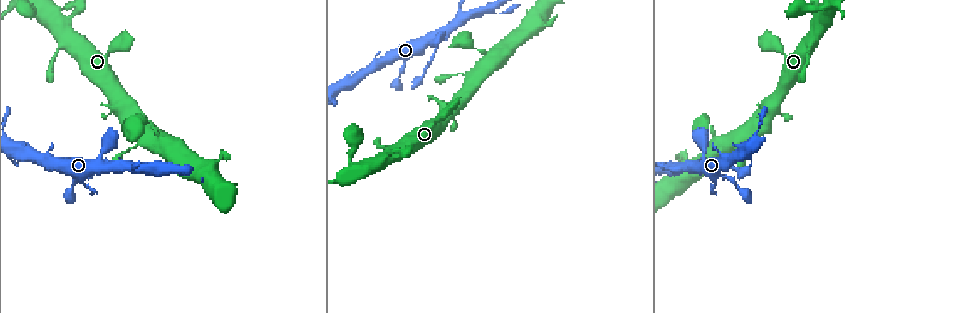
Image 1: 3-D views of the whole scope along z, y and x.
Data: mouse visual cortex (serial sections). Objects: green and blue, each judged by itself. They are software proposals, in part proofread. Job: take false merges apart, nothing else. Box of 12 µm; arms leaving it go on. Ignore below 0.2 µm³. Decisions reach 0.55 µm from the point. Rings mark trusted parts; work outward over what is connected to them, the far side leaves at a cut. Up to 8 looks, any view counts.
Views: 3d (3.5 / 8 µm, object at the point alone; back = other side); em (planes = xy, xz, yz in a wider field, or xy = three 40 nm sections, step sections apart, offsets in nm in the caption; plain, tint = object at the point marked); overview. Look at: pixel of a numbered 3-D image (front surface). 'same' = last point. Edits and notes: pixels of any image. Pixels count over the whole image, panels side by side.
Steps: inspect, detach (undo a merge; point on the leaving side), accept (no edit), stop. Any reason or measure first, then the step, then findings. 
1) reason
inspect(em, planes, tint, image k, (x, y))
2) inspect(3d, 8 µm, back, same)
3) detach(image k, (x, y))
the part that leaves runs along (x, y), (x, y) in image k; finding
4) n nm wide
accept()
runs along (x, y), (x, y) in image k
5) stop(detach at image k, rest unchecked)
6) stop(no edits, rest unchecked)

thick turns thin
inspect(em, xy, step 3, tint, image 1, (469, 42))

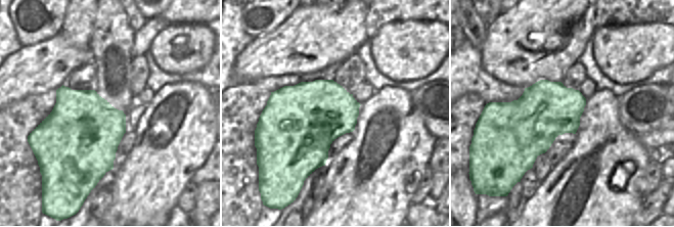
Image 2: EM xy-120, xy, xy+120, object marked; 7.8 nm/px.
see where the arms go
inspect(3d, 3.5 µm, same)

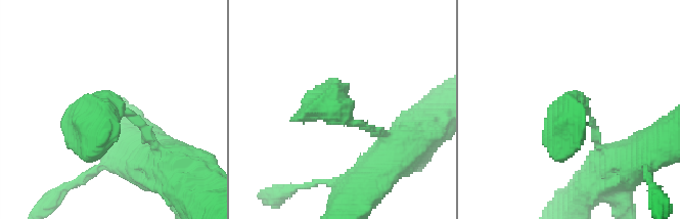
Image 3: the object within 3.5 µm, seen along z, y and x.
accept()
runs along (388, 136), (315, 96) in image 3; one cell here

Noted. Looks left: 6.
inspect(3d, 3.5 µm, image 1, (465, 17))

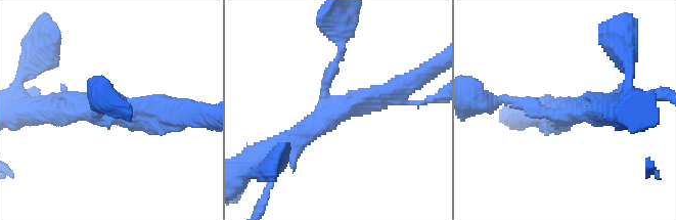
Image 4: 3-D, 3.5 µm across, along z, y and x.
shape alone is not enough
inspect(em, xy, step 2, tint, image 4, (568, 113))

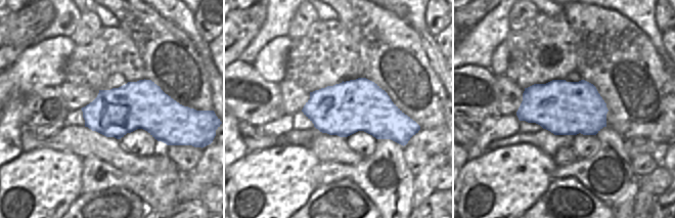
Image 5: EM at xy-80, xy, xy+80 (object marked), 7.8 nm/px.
inspect(em, xy, step 3, tint, same)

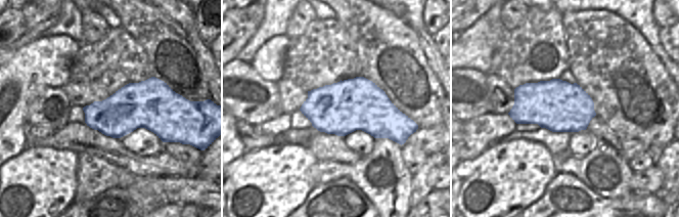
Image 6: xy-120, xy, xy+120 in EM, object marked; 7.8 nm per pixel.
3 arms; arms of 200, 300, 350 nm
accept()
runs along (274, 151), (356, 99), (406, 84) in image 4; all the same cell

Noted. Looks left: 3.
inspect(3d, 3.5 µm, image 1, (818, 10))

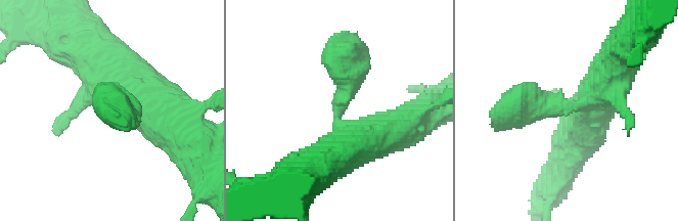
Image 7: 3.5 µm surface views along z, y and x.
shape alone is not enough
inspect(em, xy, step 1, tint, image 7, (571, 105))

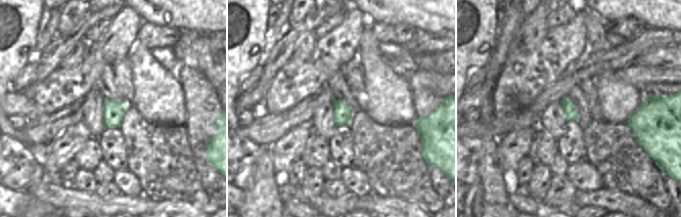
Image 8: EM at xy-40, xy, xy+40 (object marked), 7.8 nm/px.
another direction
inspect(em, xy, step 5, tint, same)

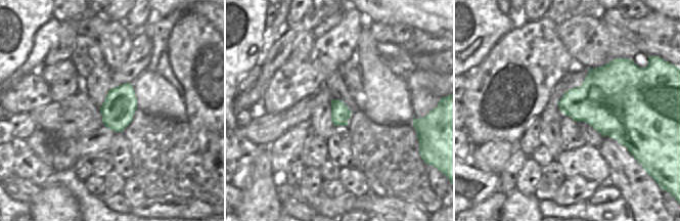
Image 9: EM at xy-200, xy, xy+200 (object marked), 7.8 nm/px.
accept()
runs along (388, 131), (337, 123), (347, 47) in image 7; one cell here

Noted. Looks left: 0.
stop(no edits, rest unchecked)

